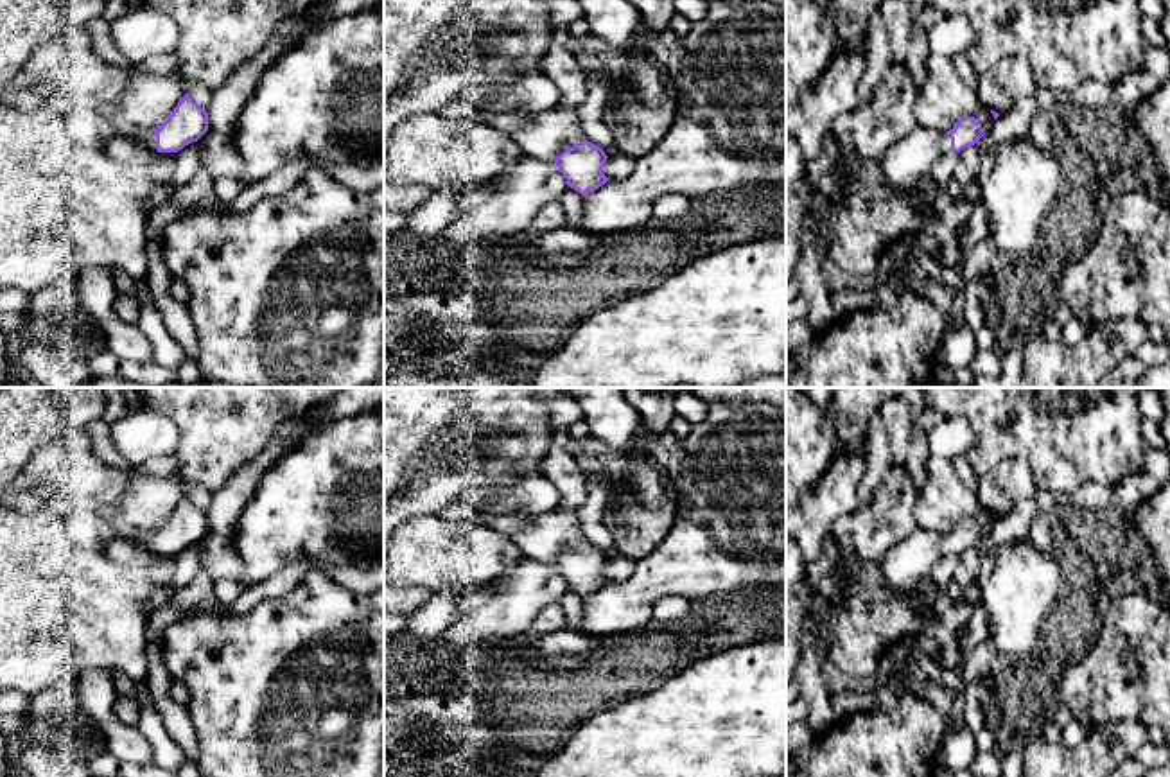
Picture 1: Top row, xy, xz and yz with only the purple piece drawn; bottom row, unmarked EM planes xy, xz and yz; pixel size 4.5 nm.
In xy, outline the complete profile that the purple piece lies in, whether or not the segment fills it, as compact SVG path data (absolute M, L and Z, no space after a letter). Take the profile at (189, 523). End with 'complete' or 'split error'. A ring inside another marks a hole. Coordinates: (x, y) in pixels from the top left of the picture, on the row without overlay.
M187 495L169 520L154 533L136 537L129 544L158 554L178 554L208 533L208 515Z | split error

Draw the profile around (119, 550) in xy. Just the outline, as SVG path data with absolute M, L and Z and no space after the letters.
M120 537L111 538L106 544L106 553L117 563L142 567L142 569L167 562L163 554L158 554L156 551L147 551L147 549L136 549Z

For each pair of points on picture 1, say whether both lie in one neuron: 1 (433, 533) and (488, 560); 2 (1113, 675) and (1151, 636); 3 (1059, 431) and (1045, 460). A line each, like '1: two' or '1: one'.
1: one
2: one
3: one

